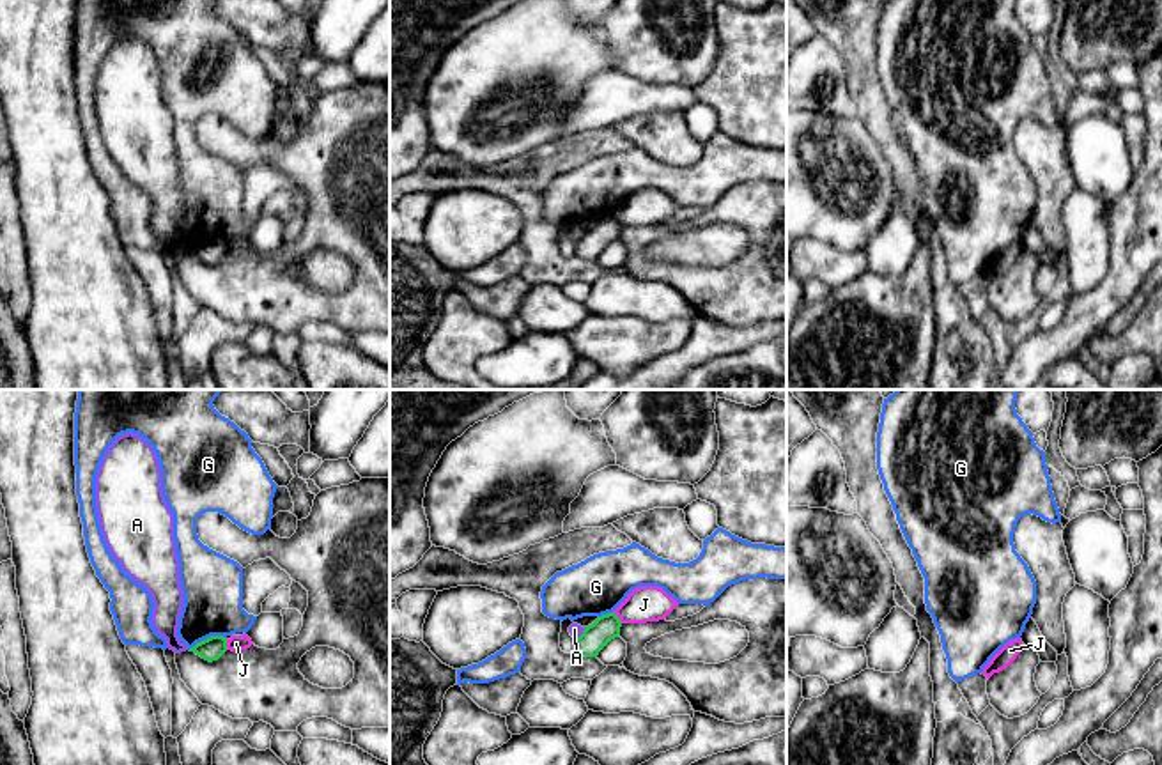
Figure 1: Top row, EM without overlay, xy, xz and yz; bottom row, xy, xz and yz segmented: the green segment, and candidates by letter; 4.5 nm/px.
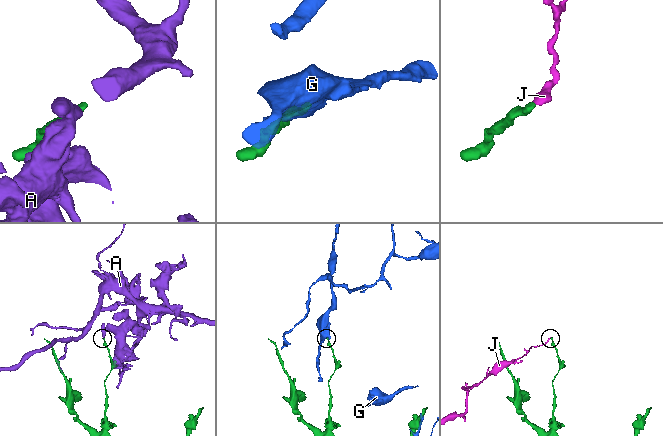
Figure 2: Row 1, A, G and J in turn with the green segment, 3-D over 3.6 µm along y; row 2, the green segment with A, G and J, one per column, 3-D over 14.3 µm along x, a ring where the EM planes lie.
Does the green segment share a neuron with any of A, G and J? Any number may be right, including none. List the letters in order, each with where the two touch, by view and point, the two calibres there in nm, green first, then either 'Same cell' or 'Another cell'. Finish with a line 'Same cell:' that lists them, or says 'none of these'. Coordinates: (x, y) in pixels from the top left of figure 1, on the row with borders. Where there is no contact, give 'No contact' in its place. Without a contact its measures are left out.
A: Touches green at xz (581, 634). Thickness 120 nm (green) against 60 nm. Another cell
G: Touches green at xy (208, 638). Thickness 110 nm (green) against 280 nm. Another cell
J: Touches green at xz (617, 617). Thickness 120 nm (green) against 160 nm. Another cell
Same cell: none of these

